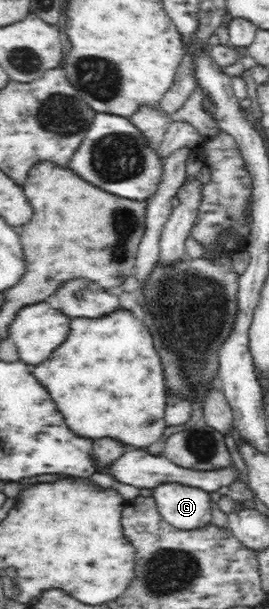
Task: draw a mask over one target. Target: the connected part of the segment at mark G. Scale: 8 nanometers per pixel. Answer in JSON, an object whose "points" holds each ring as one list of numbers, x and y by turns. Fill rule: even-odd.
{"points":[[161,482,149,489,160,514,179,530,209,525,211,497,208,491,179,482]]}

